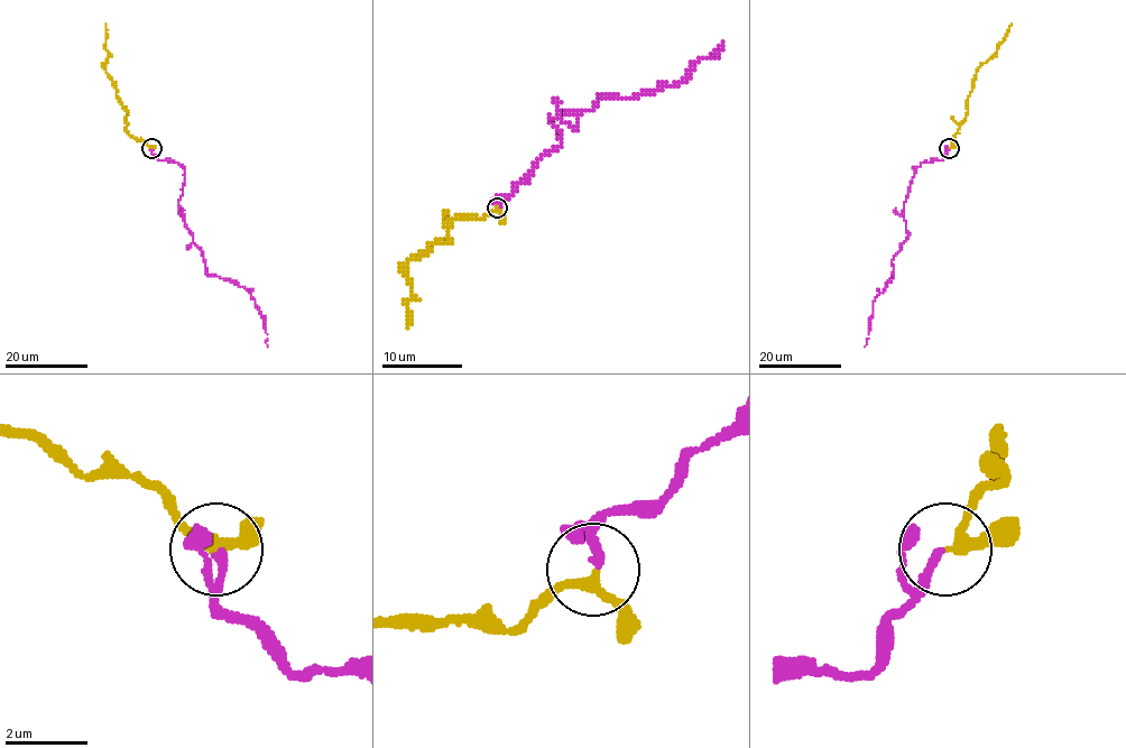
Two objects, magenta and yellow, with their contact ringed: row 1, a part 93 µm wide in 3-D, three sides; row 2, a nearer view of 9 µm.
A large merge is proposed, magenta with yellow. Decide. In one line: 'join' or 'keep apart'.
join

